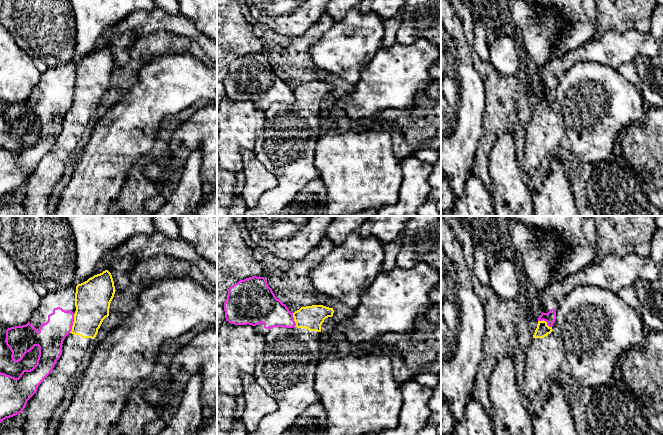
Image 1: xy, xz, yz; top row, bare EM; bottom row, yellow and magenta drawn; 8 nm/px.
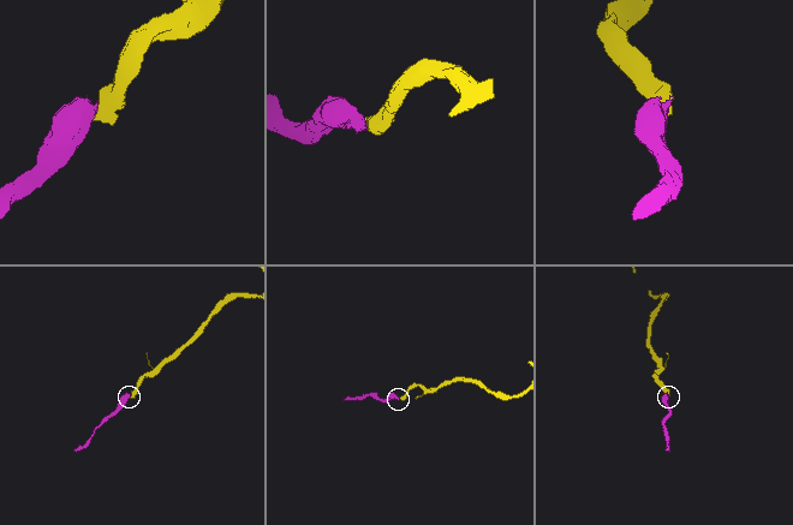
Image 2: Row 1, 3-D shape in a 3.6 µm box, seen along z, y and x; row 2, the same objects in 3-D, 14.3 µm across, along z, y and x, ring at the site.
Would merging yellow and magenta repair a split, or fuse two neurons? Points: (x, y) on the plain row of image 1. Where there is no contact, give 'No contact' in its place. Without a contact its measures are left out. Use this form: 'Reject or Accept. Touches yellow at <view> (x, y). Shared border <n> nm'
Reject. Touches yellow at xy (73, 99). Shared border 160 nm

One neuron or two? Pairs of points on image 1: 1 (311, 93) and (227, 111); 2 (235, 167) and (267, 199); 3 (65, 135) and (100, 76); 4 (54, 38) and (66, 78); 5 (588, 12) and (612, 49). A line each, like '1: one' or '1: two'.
1: two
2: two
3: one
4: two
5: two

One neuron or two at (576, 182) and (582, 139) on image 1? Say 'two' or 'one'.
two

